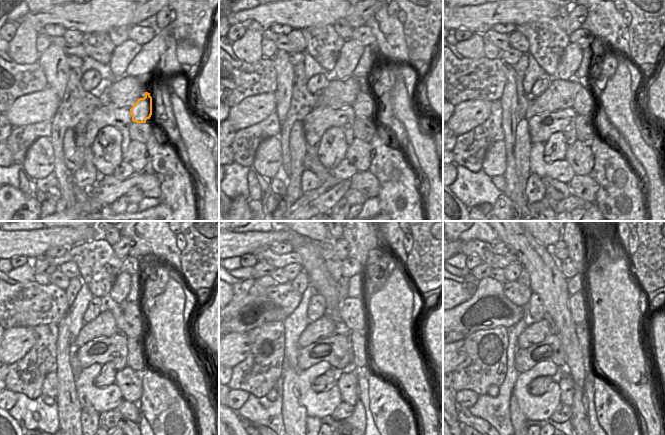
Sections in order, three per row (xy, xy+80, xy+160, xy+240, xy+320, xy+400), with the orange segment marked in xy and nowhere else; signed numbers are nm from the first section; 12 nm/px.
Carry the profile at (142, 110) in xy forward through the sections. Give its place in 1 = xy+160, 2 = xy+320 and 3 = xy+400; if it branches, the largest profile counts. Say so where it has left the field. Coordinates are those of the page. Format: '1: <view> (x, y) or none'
1: xy+160 (583, 104)
2: xy+320 (352, 313)
3: xy+400 (577, 304)

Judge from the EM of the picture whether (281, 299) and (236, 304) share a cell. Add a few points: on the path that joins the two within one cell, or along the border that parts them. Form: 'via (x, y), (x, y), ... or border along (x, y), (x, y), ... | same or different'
via (270, 295), (247, 295) | same

